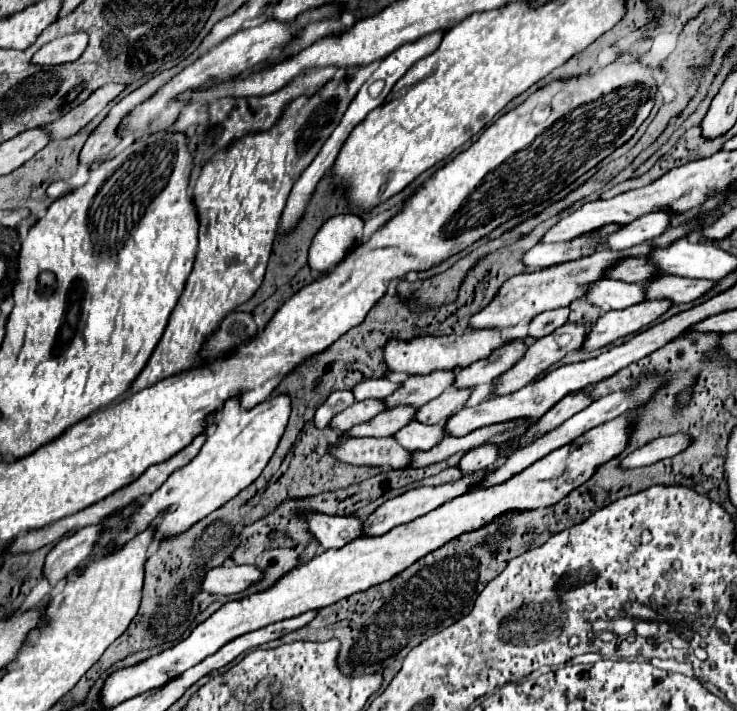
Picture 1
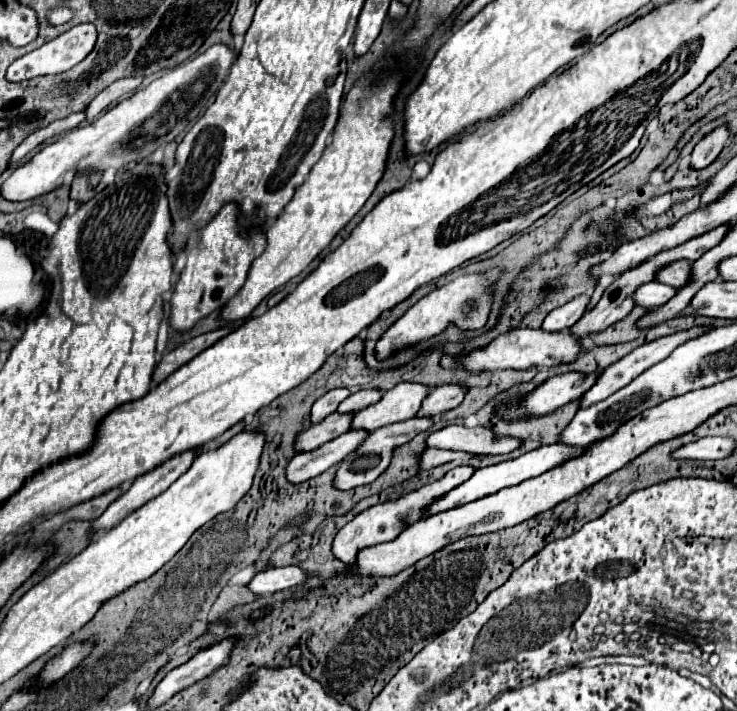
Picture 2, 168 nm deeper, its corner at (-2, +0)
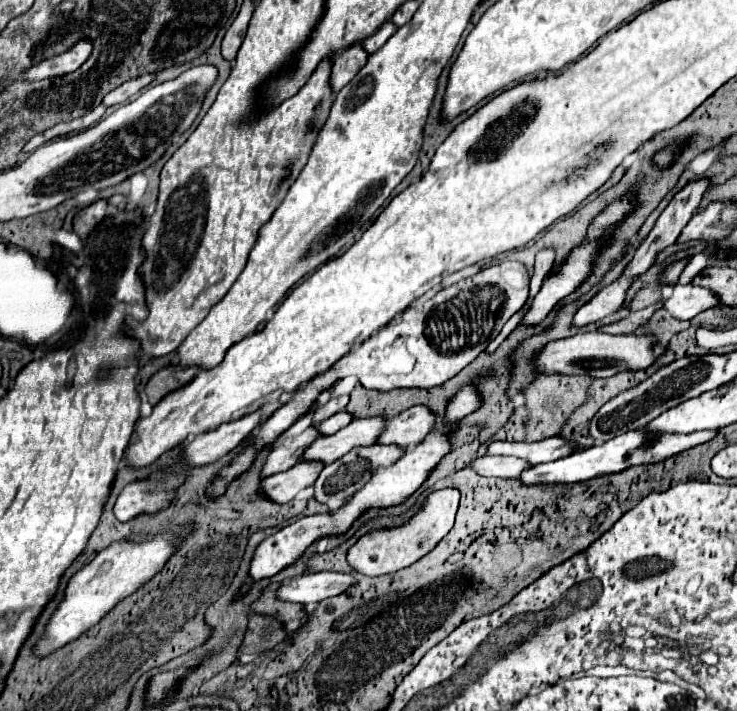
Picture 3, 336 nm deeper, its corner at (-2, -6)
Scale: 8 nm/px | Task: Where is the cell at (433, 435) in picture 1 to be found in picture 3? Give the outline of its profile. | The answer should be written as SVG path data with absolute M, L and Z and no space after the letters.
M550 437L550 439L534 441L534 443L528 443L528 441L492 441L486 453L488 455L512 455L512 457L520 457L532 465L538 465L538 463L566 457L572 451L576 451L576 447L570 447L570 443L566 443L566 439Z

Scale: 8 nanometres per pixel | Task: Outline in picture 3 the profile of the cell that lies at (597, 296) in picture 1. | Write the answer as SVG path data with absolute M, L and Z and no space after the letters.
M676 283L672 295L664 301L664 309L676 319L692 319L698 313L714 307L714 303L718 303L718 297L712 295L712 291L704 287Z

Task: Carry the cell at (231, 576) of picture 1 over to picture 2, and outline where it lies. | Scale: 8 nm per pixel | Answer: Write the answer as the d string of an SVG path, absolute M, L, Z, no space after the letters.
M270 567L262 573L256 573L250 581L250 589L254 595L272 595L282 589L290 589L294 585L302 585L310 575L300 567Z

